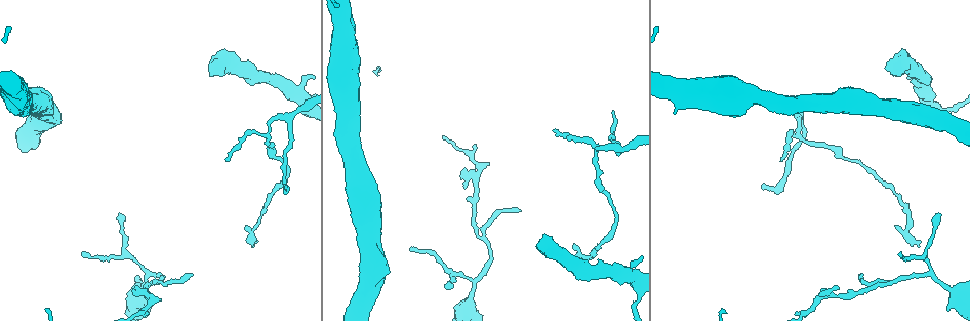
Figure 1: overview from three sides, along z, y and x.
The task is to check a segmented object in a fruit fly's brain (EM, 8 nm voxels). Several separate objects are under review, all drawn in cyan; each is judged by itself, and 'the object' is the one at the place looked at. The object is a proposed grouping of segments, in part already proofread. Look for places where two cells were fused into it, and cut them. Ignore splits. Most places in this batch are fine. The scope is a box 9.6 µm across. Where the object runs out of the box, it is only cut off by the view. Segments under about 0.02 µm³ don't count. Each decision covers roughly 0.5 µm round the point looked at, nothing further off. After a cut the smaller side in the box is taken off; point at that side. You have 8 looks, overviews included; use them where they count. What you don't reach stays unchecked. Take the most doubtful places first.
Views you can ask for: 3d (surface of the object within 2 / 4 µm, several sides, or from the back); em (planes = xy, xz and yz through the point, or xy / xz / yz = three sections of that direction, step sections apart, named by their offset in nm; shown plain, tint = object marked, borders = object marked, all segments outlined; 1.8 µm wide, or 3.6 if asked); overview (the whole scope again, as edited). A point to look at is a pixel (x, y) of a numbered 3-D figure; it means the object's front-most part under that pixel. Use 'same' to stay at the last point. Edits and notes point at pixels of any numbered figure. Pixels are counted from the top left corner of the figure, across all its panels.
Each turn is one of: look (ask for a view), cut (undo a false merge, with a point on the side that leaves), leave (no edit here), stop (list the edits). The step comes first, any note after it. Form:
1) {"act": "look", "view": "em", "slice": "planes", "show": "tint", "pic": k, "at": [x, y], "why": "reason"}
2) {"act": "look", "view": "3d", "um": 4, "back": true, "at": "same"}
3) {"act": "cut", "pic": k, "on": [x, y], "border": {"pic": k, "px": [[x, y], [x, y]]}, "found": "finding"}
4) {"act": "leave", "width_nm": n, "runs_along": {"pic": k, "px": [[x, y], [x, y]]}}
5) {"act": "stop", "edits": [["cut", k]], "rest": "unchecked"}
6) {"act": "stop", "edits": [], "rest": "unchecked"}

{"act": "look", "view": "em", "slice": "xz", "step": 8, "show": "tint", "pic": 1, "at": [289, 118], "why": "arms part here"}

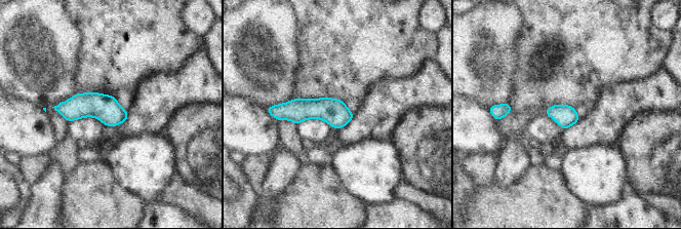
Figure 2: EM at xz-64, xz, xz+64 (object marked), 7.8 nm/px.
{"act": "leave", "width_nm": 180, "runs_along": {"pic": 2, "px": [[276, 109], [329, 109], [350, 117]]}, "found": "one cell here"}

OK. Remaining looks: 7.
{"act": "look", "view": "em", "slice": "xz", "step": 16, "show": "tint", "pic": 1, "at": [473, 285], "why": "thin arm on a thick one"}

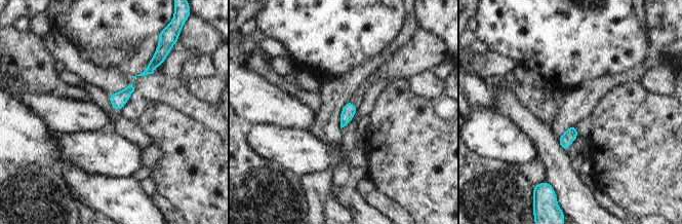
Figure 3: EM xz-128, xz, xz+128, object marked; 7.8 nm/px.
{"act": "look", "view": "em", "slice": "planes", "show": "borders", "at": "same", "why": "another direction"}

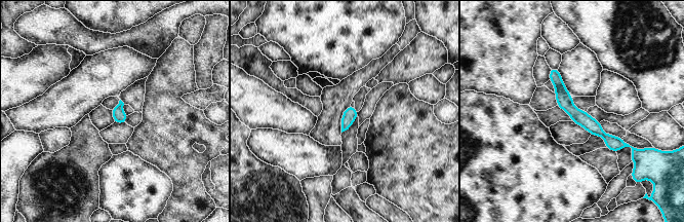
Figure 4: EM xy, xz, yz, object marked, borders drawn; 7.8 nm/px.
{"act": "leave", "found": "all the same cell"}

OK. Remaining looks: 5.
{"act": "look", "view": "em", "slice": "yz", "step": 8, "show": "tint", "pic": 1, "at": [635, 306], "why": "thick turns thin"}

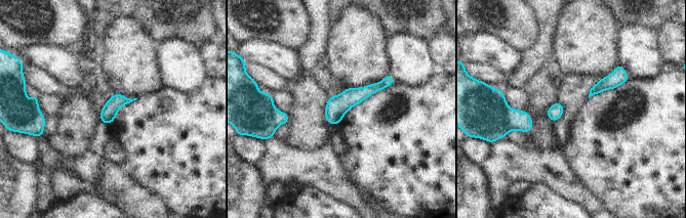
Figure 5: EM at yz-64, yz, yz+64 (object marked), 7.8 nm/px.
{"act": "look", "view": "em", "slice": "planes", "show": "borders", "at": "same", "why": "cut it another way"}

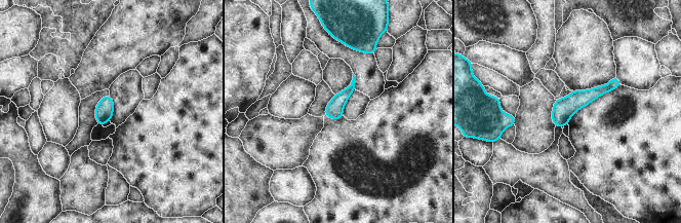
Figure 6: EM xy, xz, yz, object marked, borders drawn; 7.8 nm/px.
{"act": "leave", "runs_along": {"pic": 6, "px": [[615, 79], [579, 99], [556, 122]]}, "found": "all the same cell"}

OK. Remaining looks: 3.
{"act": "look", "view": "em", "um": 3.6, "slice": "xy", "step": 8, "show": "plain", "pic": 1, "at": [345, 104], "why": "sudden change in width"}

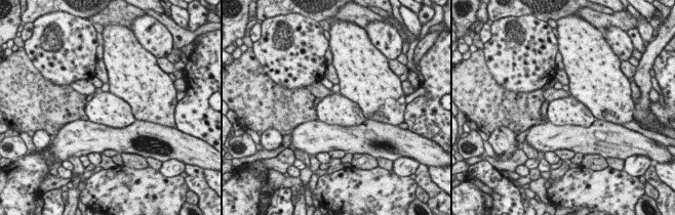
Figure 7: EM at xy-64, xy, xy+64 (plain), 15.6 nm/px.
{"act": "look", "view": "em", "um": 3.6, "slice": "xy", "step": 8, "show": "tint", "at": "same", "why": "with the object marked"}

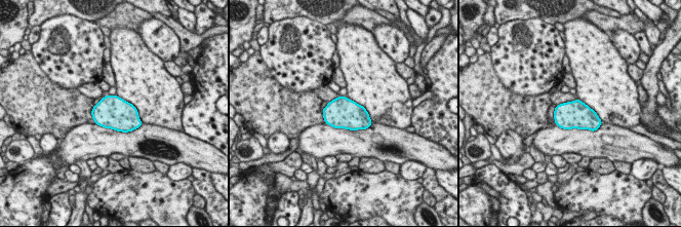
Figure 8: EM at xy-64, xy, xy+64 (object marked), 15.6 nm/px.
{"act": "leave", "found": "all the same cell"}

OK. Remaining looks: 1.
{"act": "stop", "edits": [], "rest": "unchecked"}

